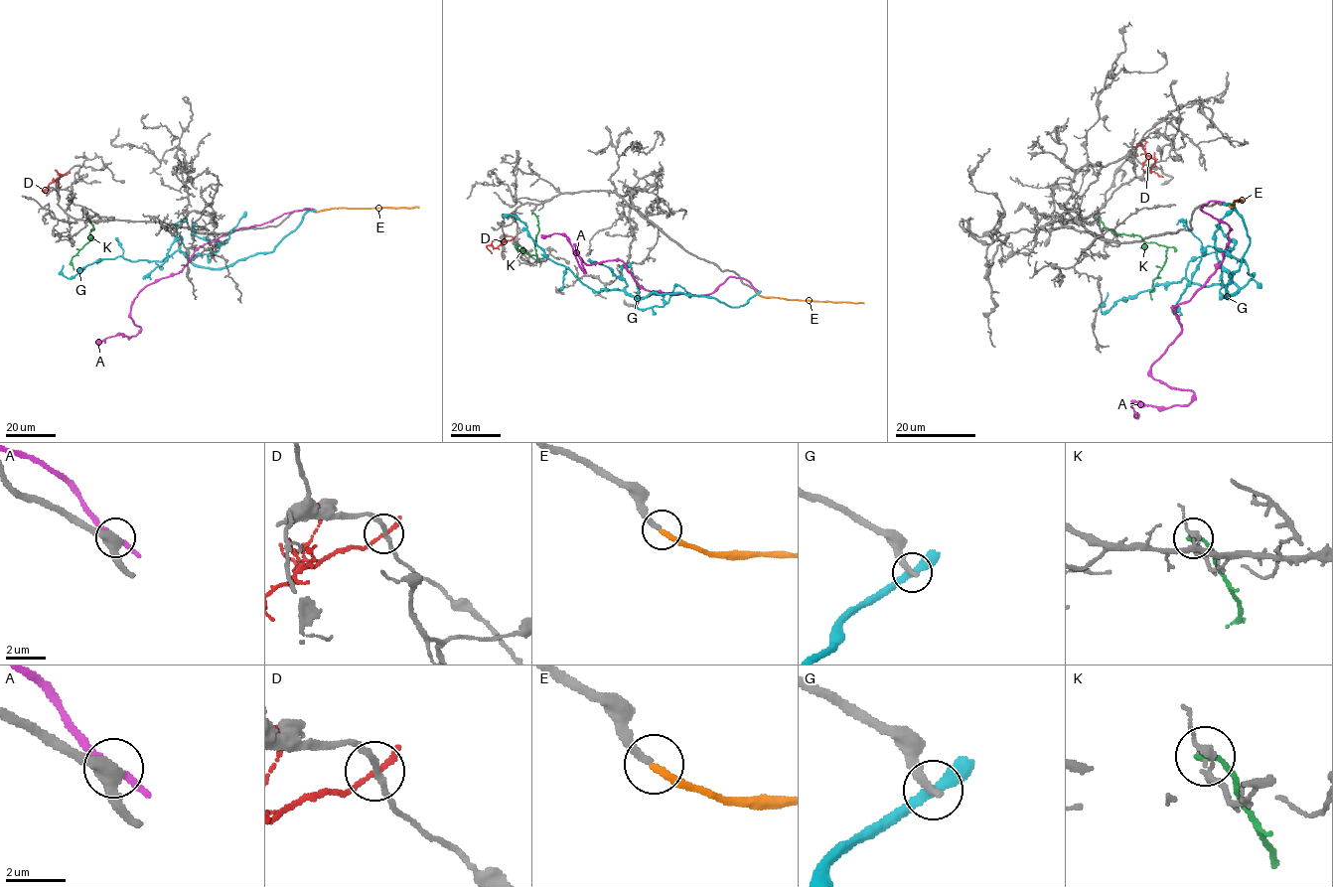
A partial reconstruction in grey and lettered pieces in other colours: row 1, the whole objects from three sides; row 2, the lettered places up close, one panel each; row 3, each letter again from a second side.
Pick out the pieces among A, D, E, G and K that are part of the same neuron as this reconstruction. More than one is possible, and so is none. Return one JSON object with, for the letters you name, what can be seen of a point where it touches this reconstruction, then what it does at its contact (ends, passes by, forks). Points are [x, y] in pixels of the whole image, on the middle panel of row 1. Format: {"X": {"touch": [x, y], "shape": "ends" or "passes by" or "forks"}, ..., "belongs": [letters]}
{"E": {"touch": [758, 294], "shape": "ends"}, "belongs": ["E"]}

